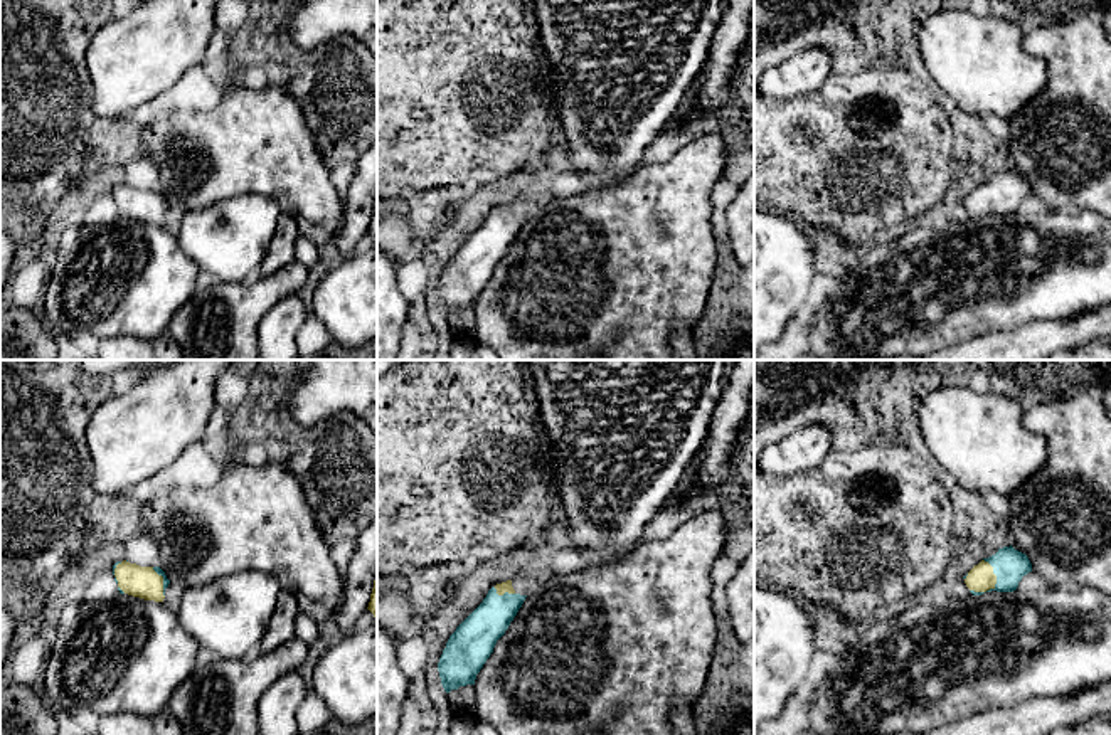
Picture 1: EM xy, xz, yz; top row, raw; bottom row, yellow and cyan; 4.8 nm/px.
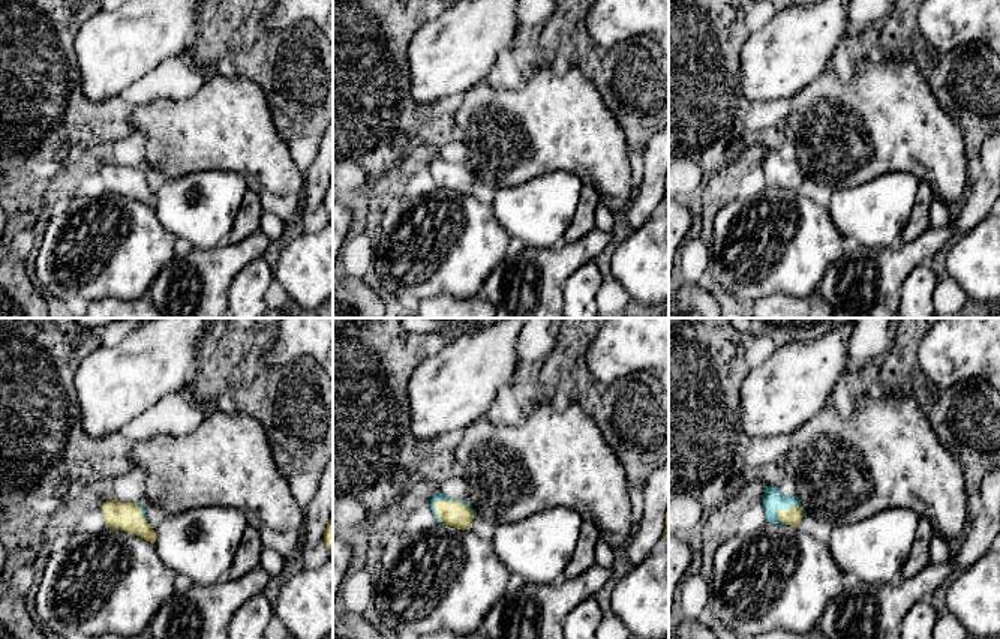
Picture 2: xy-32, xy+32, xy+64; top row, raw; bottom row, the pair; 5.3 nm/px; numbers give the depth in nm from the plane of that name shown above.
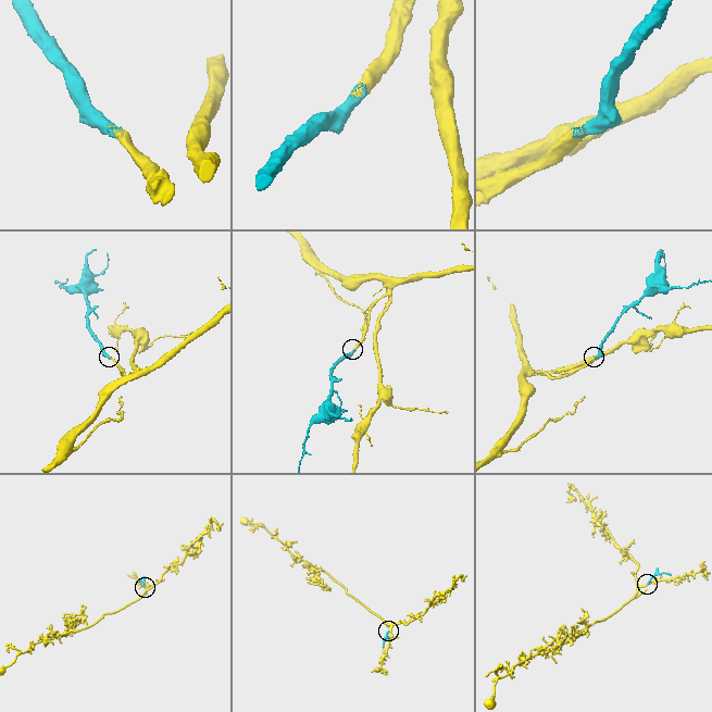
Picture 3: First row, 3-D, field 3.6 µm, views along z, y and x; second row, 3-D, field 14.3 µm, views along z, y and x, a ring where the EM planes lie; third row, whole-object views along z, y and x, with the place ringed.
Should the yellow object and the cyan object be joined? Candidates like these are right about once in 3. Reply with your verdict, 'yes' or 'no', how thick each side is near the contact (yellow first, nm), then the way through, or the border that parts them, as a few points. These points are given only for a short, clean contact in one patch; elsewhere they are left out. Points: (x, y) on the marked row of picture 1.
yes | 130/160 nm | across yz (980, 579), (995, 582), (1009, 565)

